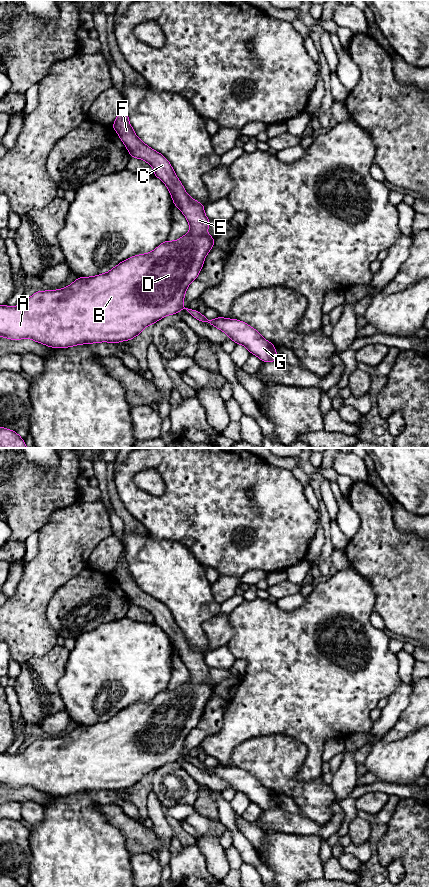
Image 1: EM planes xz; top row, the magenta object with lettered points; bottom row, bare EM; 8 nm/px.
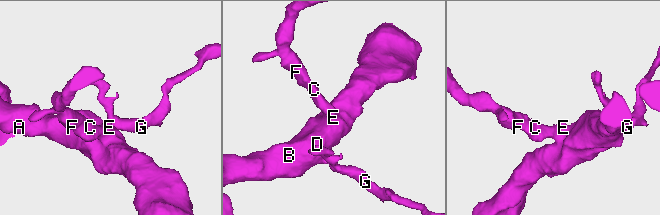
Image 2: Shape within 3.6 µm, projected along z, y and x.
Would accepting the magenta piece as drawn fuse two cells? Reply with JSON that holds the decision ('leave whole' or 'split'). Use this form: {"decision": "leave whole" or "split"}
{"decision": "leave whole"}

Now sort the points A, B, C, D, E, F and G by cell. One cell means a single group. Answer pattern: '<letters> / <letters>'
A B C D E F G

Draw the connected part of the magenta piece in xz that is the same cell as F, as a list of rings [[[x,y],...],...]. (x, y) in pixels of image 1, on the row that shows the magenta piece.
[[[124,103],[112,128],[118,133],[130,156],[143,159],[153,167],[154,176],[164,182],[174,206],[186,217],[189,232],[176,241],[166,240],[147,254],[132,256],[107,273],[77,278],[63,289],[38,291],[22,305],[0,305],[0,336],[12,340],[28,338],[52,348],[99,342],[117,344],[136,337],[145,327],[153,325],[166,315],[176,314],[184,309],[199,321],[212,324],[226,333],[231,340],[245,346],[262,362],[278,360],[275,346],[247,323],[220,316],[208,320],[197,310],[182,306],[186,289],[199,275],[205,257],[215,244],[214,238],[207,234],[210,220],[205,215],[205,206],[186,193],[169,161],[137,137],[129,123]]]

